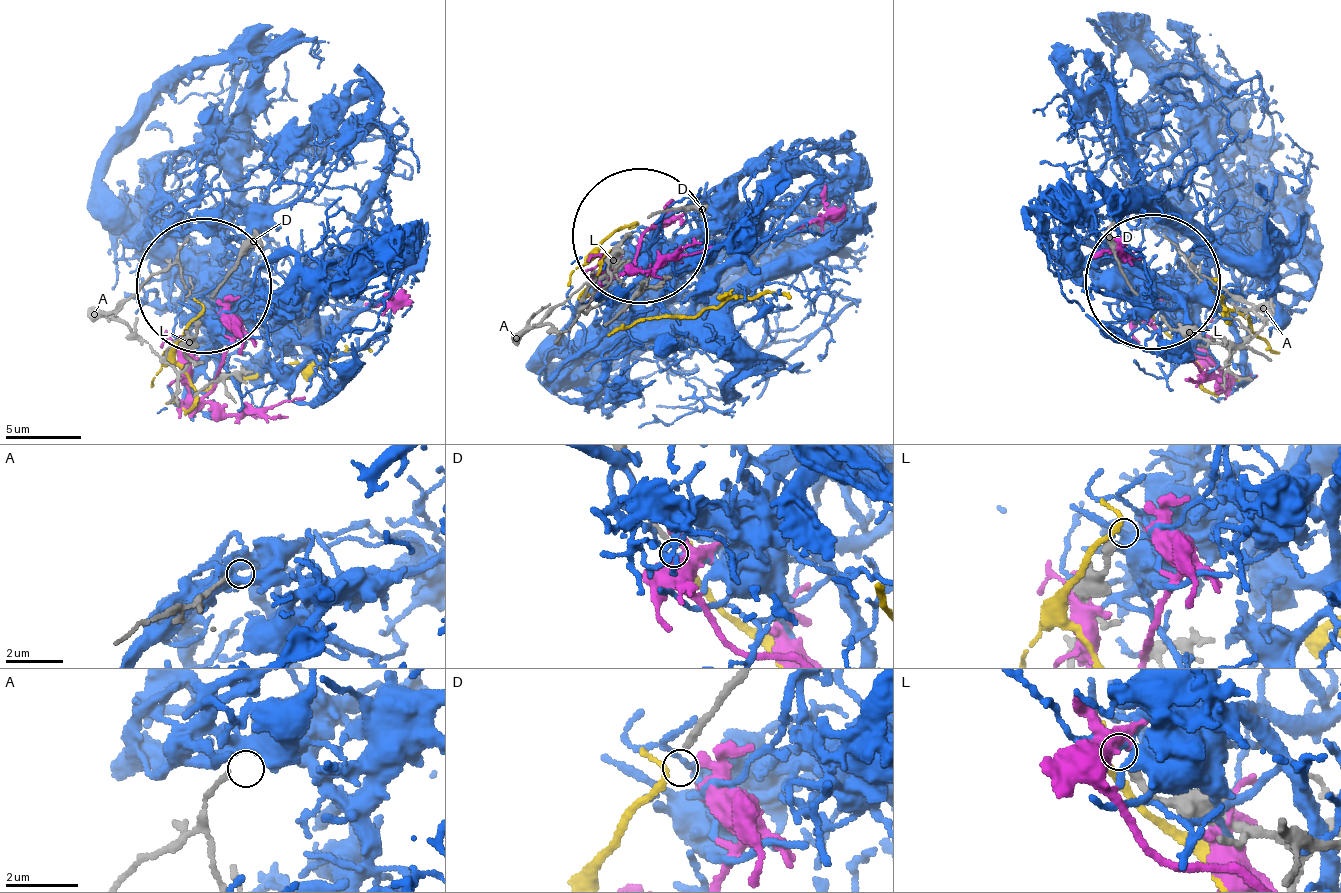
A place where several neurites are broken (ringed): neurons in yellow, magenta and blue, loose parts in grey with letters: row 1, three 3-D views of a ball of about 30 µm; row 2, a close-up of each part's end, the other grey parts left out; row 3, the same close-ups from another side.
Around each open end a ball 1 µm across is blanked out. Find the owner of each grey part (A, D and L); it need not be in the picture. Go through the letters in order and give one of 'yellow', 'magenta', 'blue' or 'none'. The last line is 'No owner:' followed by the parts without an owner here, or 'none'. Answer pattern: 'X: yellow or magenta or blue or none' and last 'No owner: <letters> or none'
A: none
D: yellow
L: none
No owner: A, L

